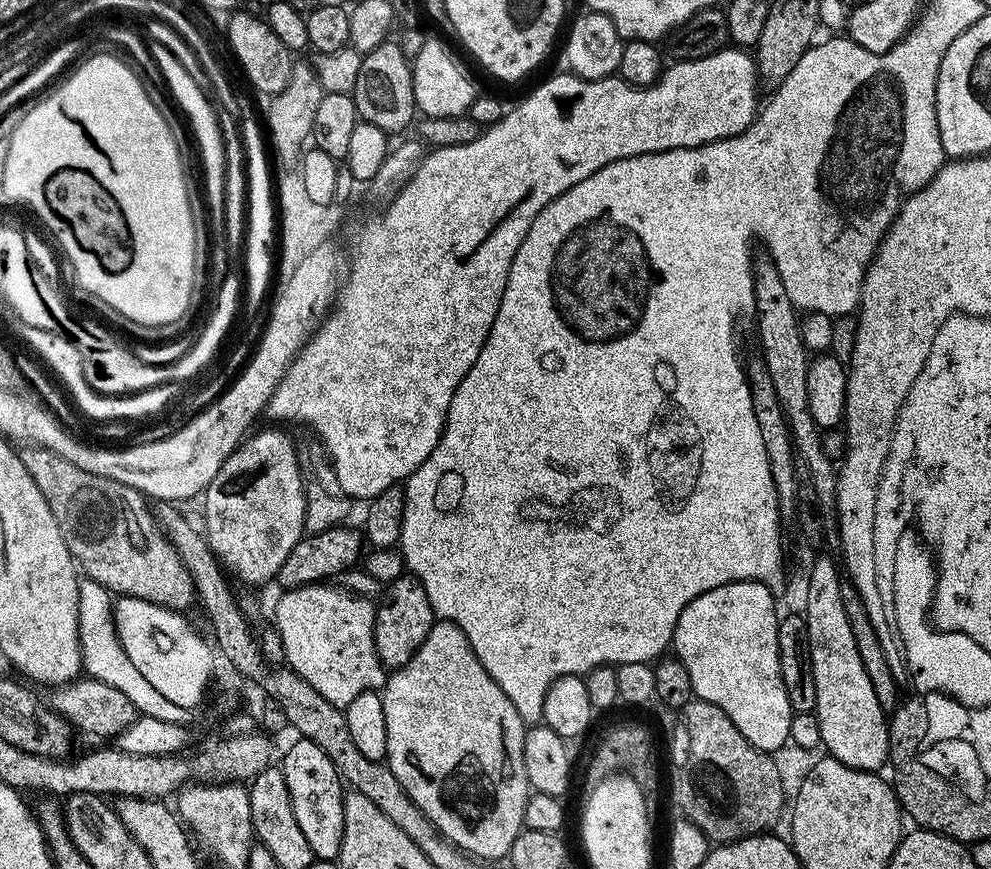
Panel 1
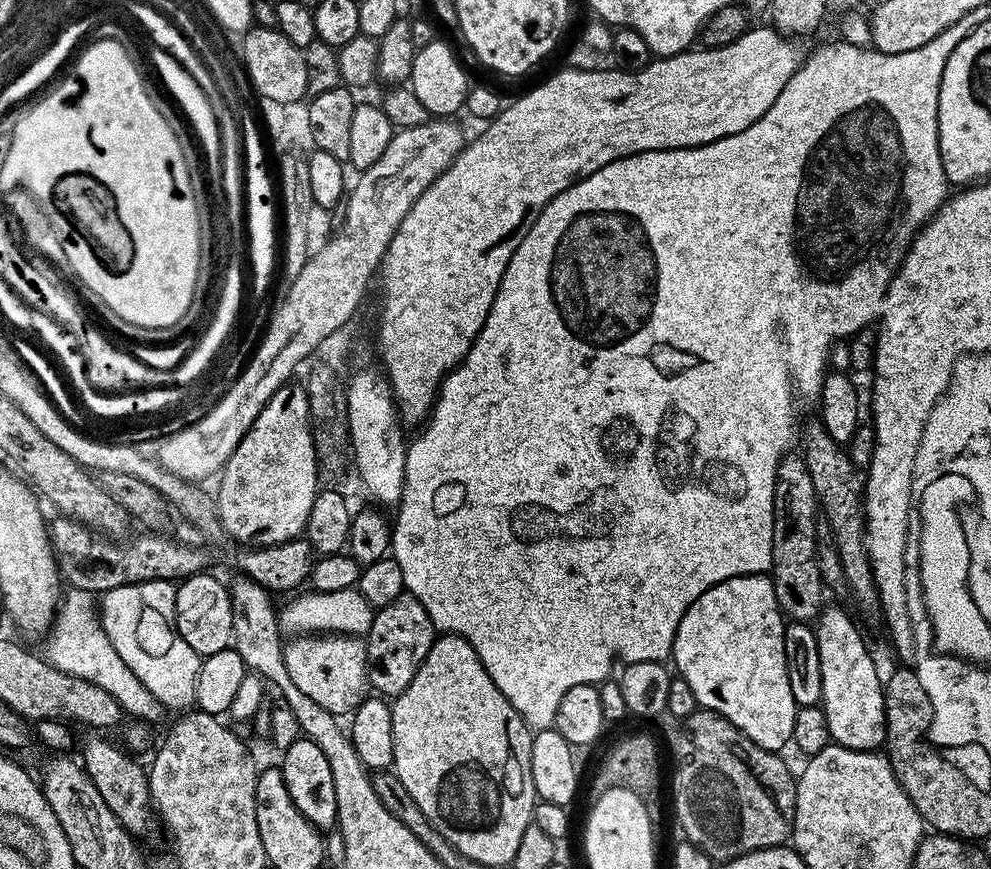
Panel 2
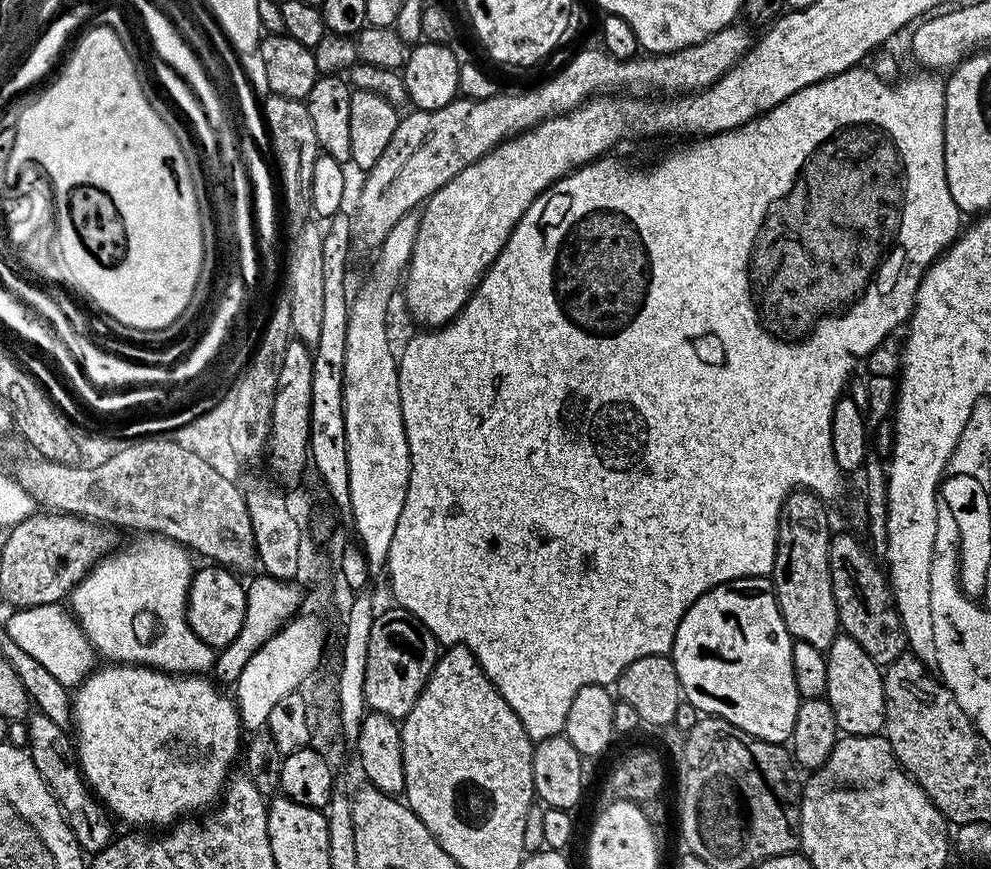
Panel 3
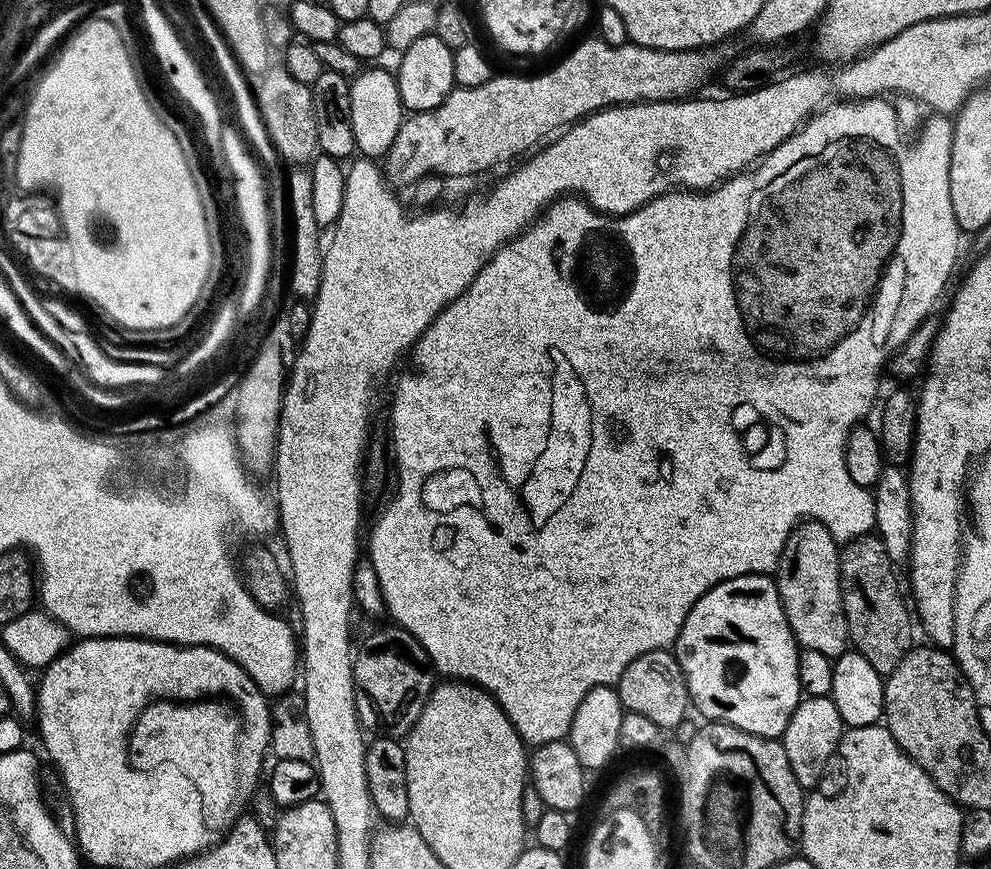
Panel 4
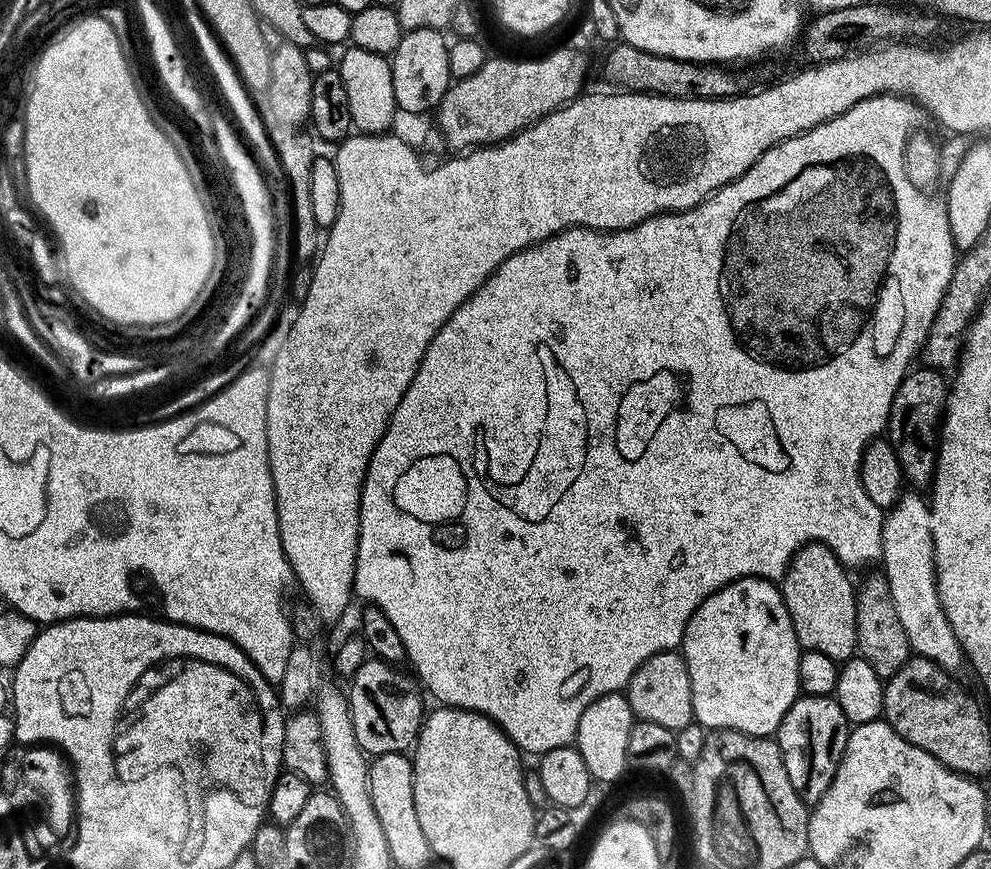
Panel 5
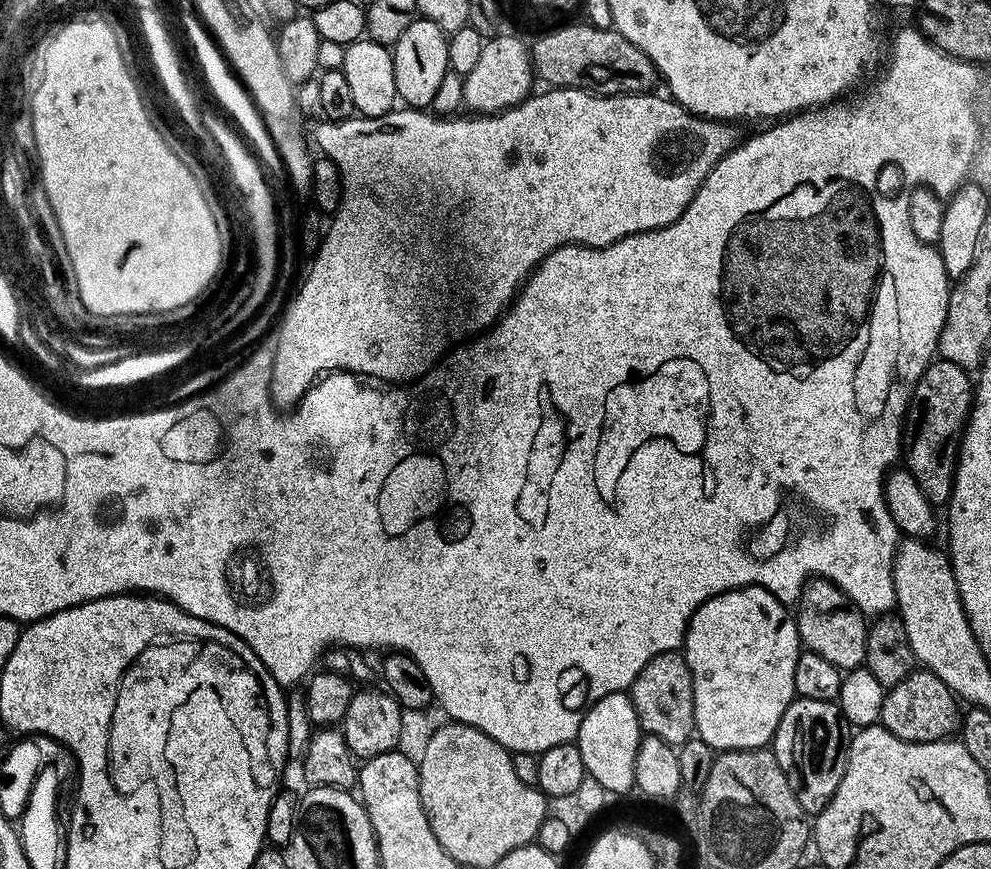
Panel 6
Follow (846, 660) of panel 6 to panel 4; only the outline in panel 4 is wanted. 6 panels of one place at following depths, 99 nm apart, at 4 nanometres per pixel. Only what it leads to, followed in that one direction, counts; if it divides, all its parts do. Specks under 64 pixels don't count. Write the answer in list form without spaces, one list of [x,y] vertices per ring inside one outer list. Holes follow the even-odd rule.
[[[802,520],[786,538],[774,579],[787,624],[797,645],[836,659],[849,645],[848,627],[840,595],[840,551],[830,530],[817,520]]]

